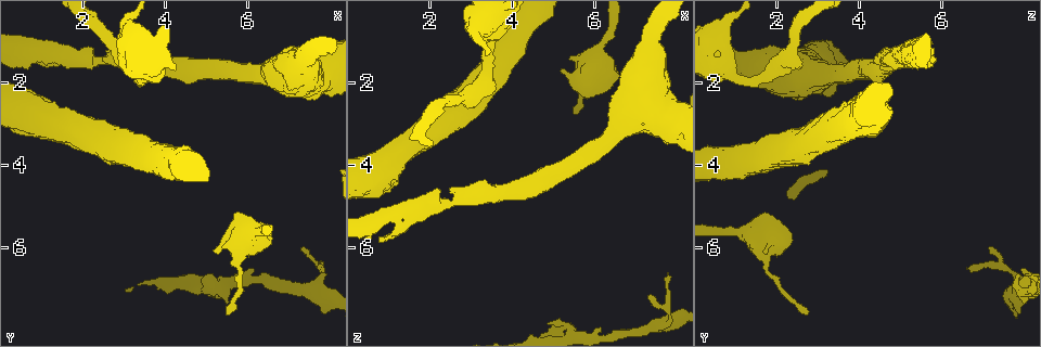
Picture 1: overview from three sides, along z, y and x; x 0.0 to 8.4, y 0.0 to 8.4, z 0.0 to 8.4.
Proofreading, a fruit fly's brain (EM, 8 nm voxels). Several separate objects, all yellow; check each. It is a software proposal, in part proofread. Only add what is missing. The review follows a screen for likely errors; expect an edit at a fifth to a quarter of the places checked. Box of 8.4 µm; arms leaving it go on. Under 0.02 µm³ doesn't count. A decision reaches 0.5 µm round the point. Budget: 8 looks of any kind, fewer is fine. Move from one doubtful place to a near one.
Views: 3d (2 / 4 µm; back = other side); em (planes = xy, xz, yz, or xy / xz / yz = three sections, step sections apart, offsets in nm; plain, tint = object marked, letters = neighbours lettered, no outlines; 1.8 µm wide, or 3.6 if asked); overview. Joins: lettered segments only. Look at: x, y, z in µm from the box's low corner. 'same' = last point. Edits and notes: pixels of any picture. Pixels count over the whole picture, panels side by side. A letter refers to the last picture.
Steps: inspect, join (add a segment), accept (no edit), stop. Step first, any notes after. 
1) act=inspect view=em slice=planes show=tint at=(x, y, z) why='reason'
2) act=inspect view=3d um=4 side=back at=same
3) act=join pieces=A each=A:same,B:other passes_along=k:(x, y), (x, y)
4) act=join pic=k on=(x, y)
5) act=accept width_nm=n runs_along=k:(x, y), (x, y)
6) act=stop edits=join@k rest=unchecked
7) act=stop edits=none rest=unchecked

act=inspect view=em slice=planes show=tint at=(7.85, 6.55, 6.65) why='free end'

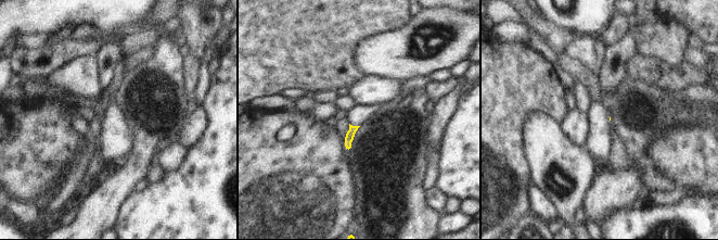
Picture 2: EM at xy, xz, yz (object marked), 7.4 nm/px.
act=inspect view=em slice=planes show=letters at=same why='what lies round it'

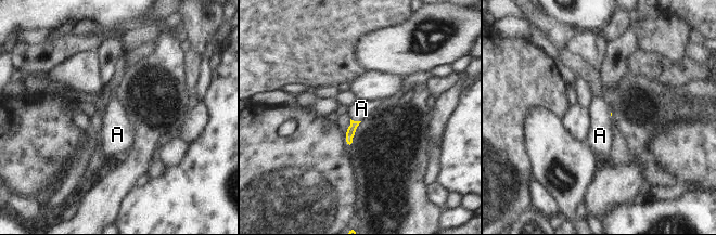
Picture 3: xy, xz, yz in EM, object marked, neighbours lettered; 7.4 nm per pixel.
act=join pieces=A each=A:same found='the neuron continues'

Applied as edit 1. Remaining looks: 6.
act=inspect view=overview why='see it whole again'

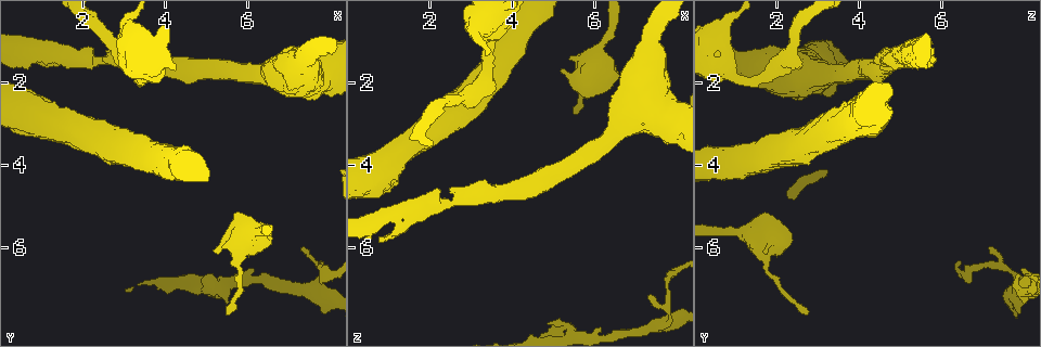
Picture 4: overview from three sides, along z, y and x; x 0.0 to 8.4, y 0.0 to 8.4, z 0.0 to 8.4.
act=inspect view=em um=3.6 slice=xz step=4 show=letters at=(5.10, 6.10, 1.70) why='branch stops here'

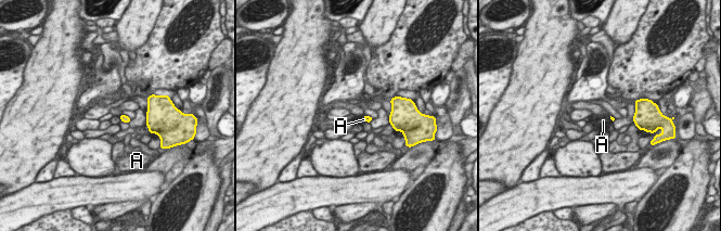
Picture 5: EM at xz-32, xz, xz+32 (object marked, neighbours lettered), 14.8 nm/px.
act=inspect view=em um=3.6 slice=planes show=letters at=same

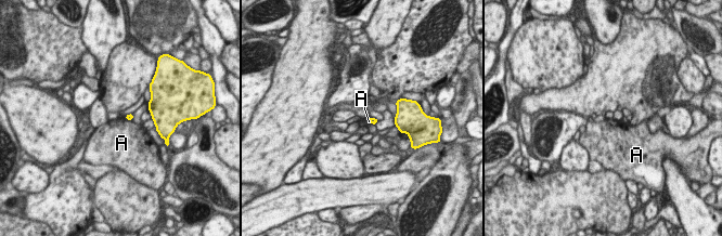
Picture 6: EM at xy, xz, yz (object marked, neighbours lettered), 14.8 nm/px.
act=accept each=A:other border=6:(126, 118), (130, 121) found='none of them fits'

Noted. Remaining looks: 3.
act=inspect view=em slice=yz step=16 show=letters at=(1.25, 1.30, 5.10) why='abrupt turn'

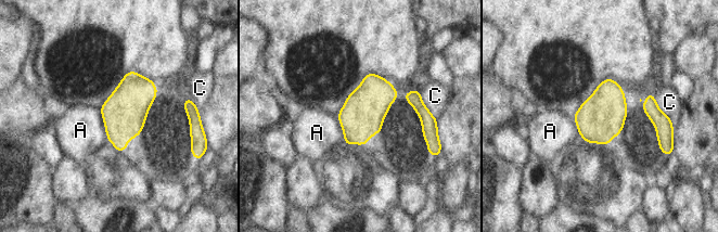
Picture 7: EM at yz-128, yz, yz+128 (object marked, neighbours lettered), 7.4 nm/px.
act=accept each=A:other,C:other border=7:(99, 108), (107, 140) found='none of them fits'

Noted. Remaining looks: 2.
act=stop edits=join@3 rest=unchecked

